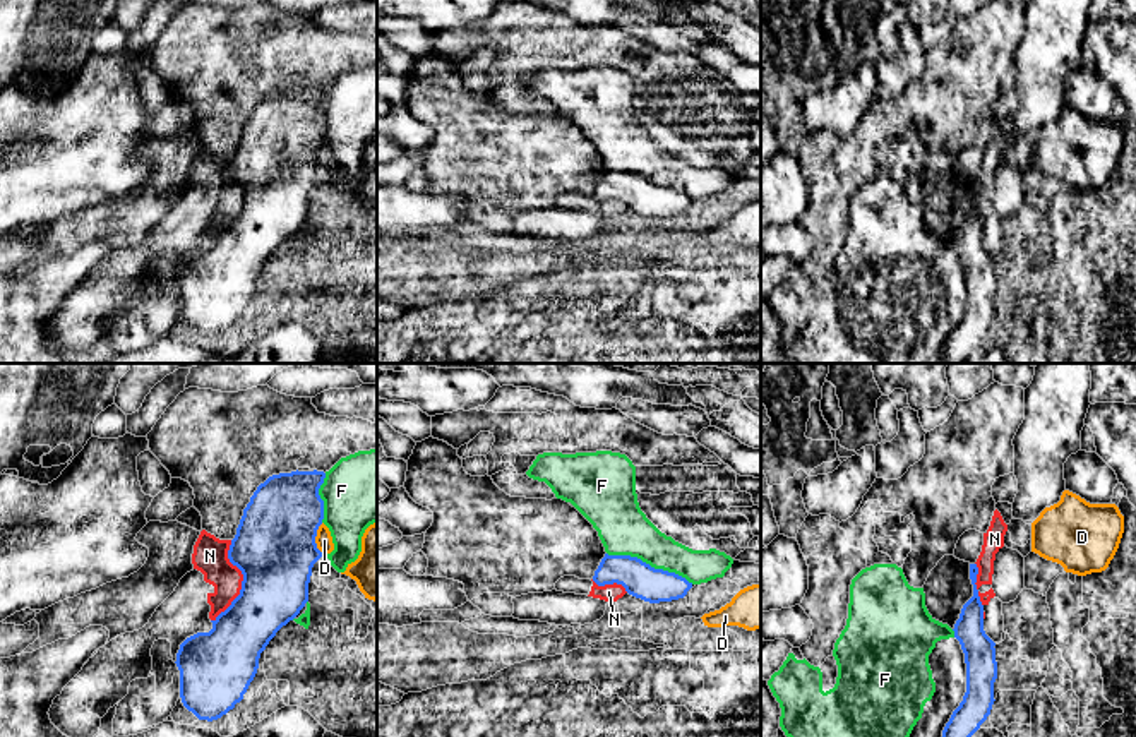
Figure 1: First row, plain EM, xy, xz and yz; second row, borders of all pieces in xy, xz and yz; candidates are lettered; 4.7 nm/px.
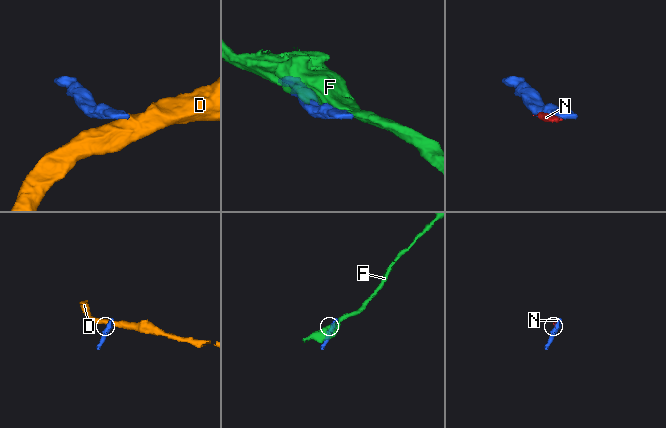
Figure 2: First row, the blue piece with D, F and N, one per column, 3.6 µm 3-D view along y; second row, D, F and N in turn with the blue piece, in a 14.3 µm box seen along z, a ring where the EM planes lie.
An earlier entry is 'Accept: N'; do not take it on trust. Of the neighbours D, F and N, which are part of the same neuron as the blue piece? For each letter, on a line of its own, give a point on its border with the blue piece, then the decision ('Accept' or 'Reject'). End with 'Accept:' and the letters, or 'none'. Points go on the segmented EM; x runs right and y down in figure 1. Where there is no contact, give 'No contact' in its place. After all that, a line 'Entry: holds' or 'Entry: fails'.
D: Touches blue at xy (314, 539). Reject
F: Touches blue at xz (648, 564). Reject
N: Touches blue at xy (242, 581). Reject
Accept: none
Entry: fails

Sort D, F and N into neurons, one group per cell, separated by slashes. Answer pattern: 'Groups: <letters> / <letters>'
Groups: D / F / N

